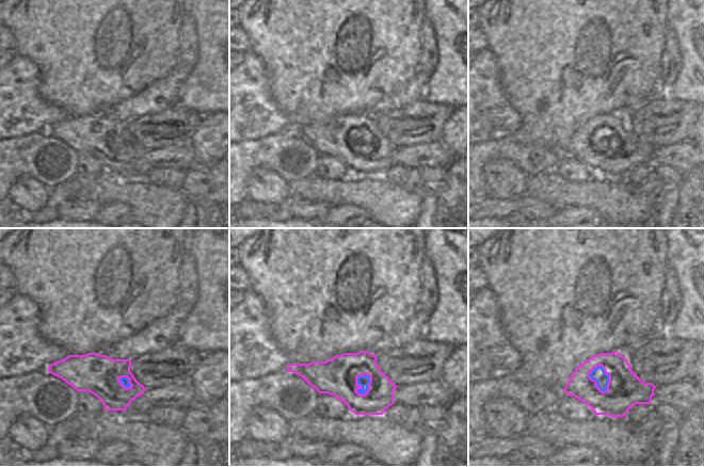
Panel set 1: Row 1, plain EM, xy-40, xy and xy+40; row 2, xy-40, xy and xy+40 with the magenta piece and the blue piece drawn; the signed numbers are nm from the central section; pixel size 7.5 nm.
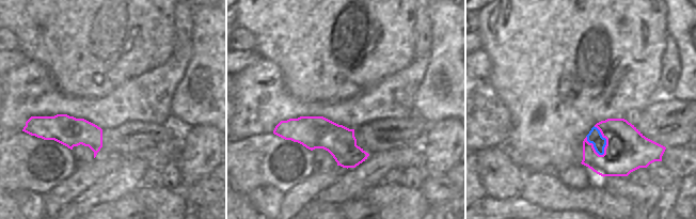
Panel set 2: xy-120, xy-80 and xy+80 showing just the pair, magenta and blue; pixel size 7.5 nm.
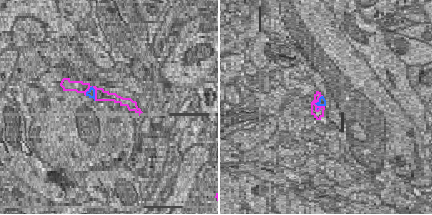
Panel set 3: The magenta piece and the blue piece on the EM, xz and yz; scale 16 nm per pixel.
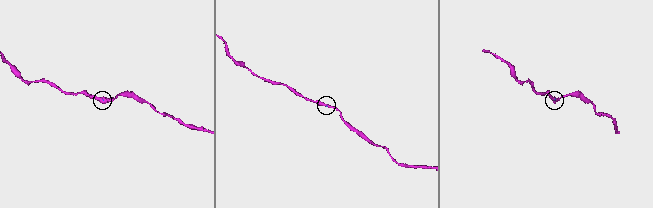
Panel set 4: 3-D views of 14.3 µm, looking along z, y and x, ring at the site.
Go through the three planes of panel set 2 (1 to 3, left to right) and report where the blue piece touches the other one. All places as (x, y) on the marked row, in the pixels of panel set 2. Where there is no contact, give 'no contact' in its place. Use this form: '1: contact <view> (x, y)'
1: no contact
2: no contact
3: contact xy+80 (606, 140)

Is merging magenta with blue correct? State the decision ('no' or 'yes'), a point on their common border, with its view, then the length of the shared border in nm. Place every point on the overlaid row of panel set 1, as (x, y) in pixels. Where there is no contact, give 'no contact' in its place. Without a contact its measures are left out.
yes; contact xy+40 (609, 377); length 220 nm

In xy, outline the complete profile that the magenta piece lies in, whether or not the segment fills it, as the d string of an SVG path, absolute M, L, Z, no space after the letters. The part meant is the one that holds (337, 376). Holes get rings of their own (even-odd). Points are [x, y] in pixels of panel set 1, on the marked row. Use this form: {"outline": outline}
{"outline": "M368 351L335 355L326 361L289 364L287 371L299 374L319 393L335 396L355 415L383 415L394 404L394 390L398 387L381 371L377 355Z"}

